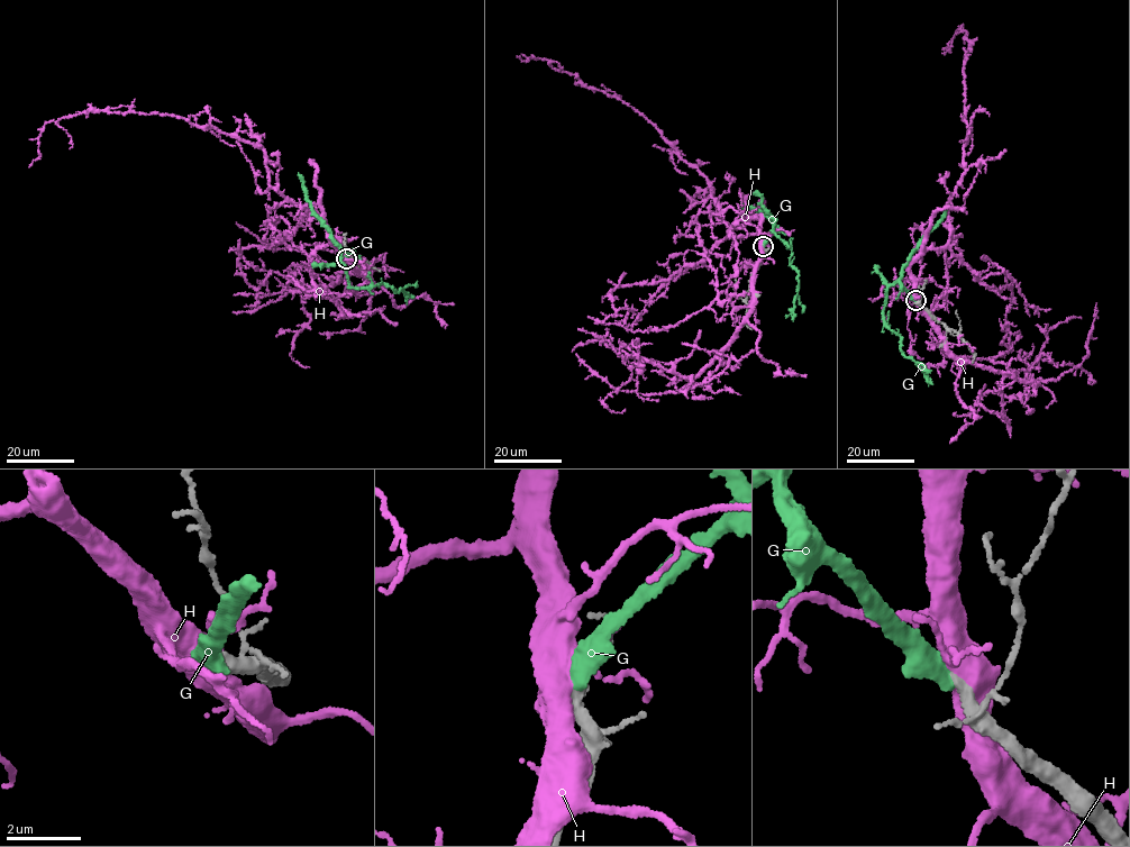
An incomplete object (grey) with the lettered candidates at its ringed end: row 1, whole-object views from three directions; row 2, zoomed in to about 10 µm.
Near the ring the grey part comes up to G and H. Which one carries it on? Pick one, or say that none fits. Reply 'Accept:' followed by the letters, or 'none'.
Accept: G

